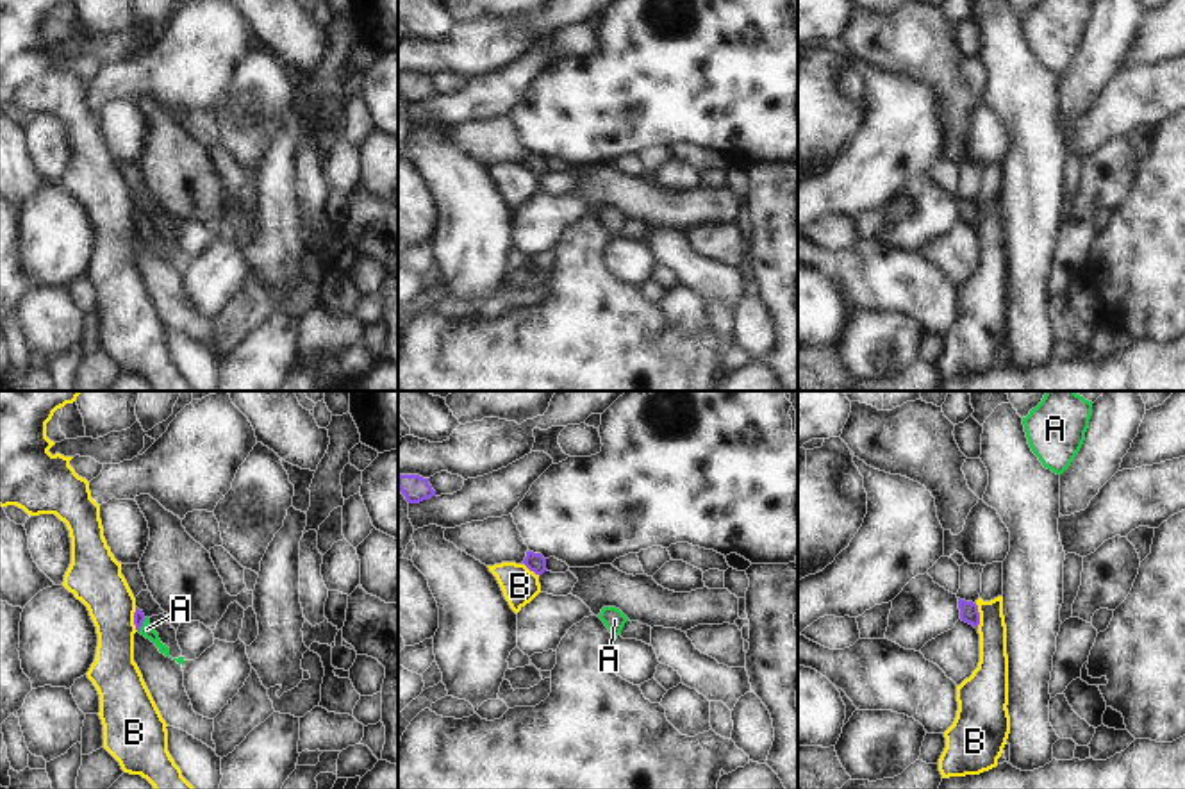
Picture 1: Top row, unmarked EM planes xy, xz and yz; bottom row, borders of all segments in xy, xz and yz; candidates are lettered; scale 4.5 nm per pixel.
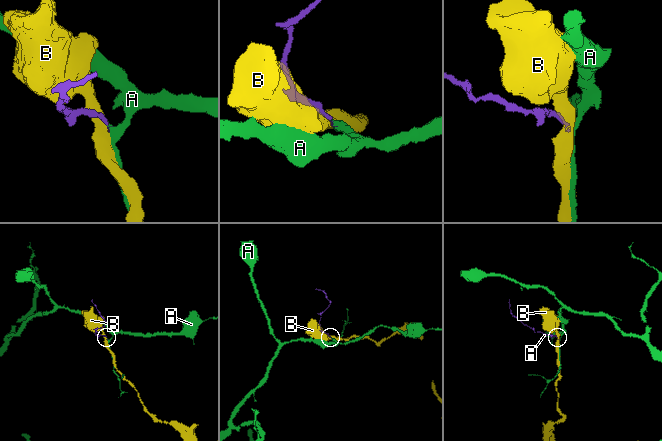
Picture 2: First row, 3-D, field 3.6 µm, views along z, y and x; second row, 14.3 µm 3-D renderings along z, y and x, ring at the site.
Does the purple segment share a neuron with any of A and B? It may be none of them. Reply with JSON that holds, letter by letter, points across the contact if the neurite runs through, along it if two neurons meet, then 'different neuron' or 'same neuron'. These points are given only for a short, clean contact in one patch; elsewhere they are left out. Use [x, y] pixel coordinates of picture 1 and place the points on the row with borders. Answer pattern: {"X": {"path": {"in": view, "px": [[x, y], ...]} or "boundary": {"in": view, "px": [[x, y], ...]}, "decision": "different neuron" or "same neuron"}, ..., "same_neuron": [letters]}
{"A": {"path": {"in": "xy", "px": [[138, 616], [141, 625], [147, 629]]}, "decision": "same neuron"}, "B": {"boundary": {"in": "yz", "px": [[975, 604], [978, 627]]}, "decision": "different neuron"}, "same_neuron": ["A"]}

